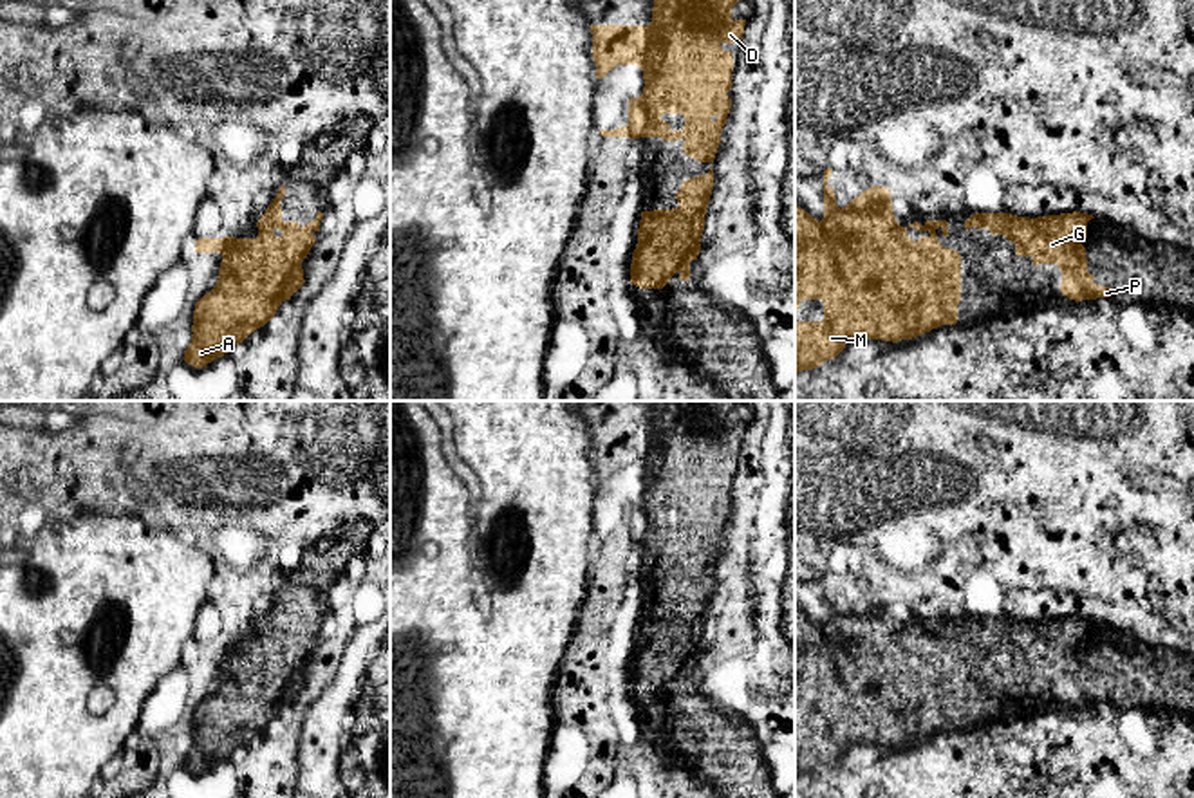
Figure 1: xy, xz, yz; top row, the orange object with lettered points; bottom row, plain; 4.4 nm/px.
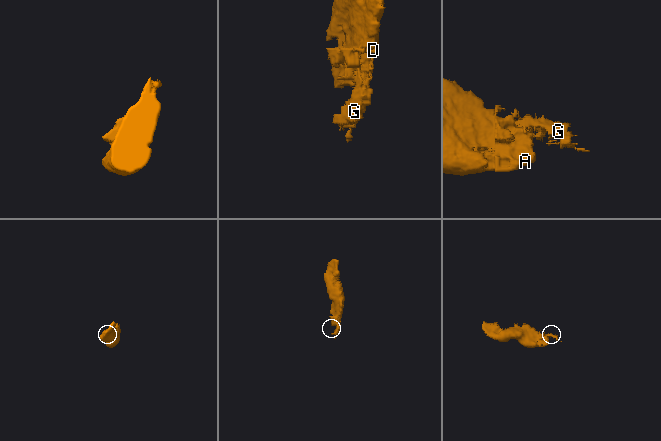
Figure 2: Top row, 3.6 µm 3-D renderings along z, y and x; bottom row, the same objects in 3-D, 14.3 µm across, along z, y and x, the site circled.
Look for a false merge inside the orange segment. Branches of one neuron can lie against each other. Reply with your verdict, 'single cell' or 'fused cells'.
single cell

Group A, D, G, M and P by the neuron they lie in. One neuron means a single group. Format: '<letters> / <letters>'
A D G M P

